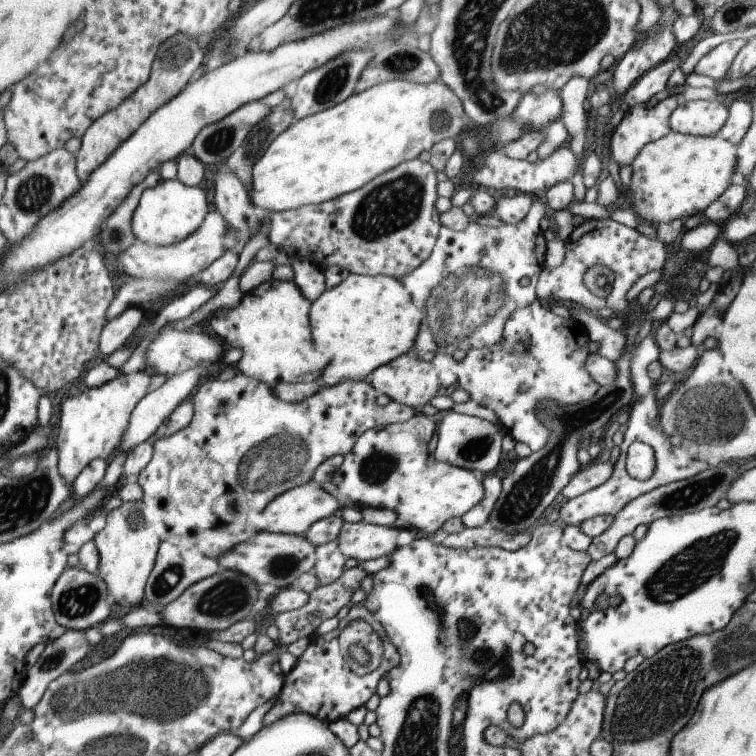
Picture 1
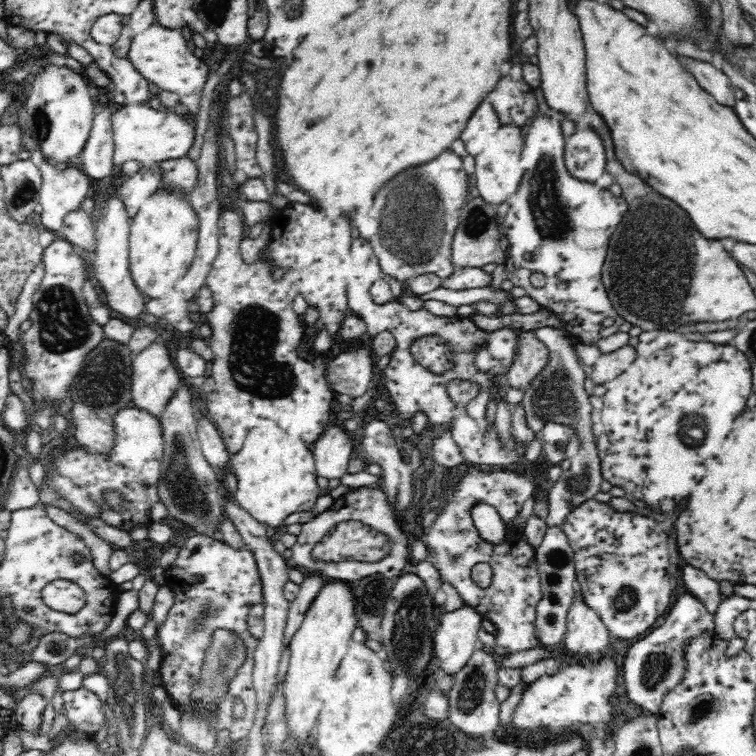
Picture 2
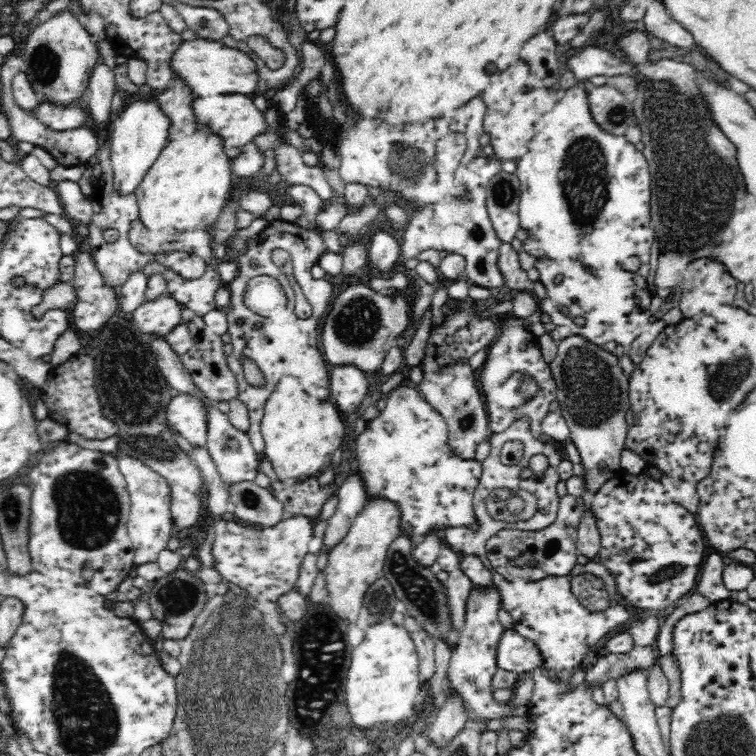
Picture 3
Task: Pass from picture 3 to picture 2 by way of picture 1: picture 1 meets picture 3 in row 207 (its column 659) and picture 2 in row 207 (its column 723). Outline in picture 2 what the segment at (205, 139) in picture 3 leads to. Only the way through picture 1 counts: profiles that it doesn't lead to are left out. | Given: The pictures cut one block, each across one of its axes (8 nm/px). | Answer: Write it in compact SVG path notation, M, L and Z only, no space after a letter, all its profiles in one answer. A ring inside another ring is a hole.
M157 189L150 196L138 213L133 216L129 228L128 261L130 261L130 275L146 299L164 296L178 284L186 274L196 252L198 240L198 213L189 204L188 197L177 196L170 189Z

